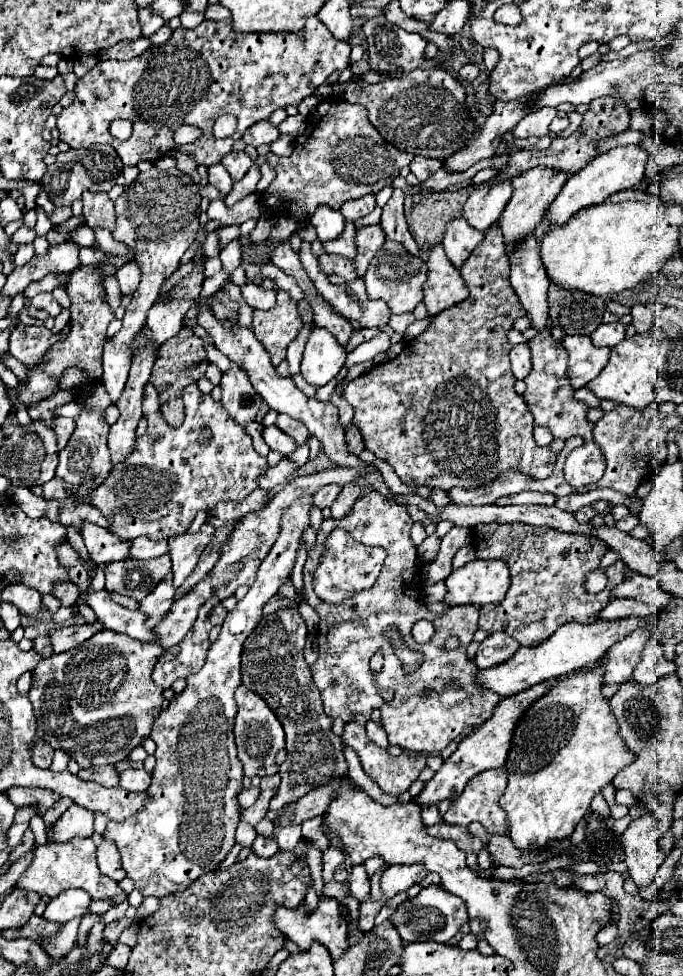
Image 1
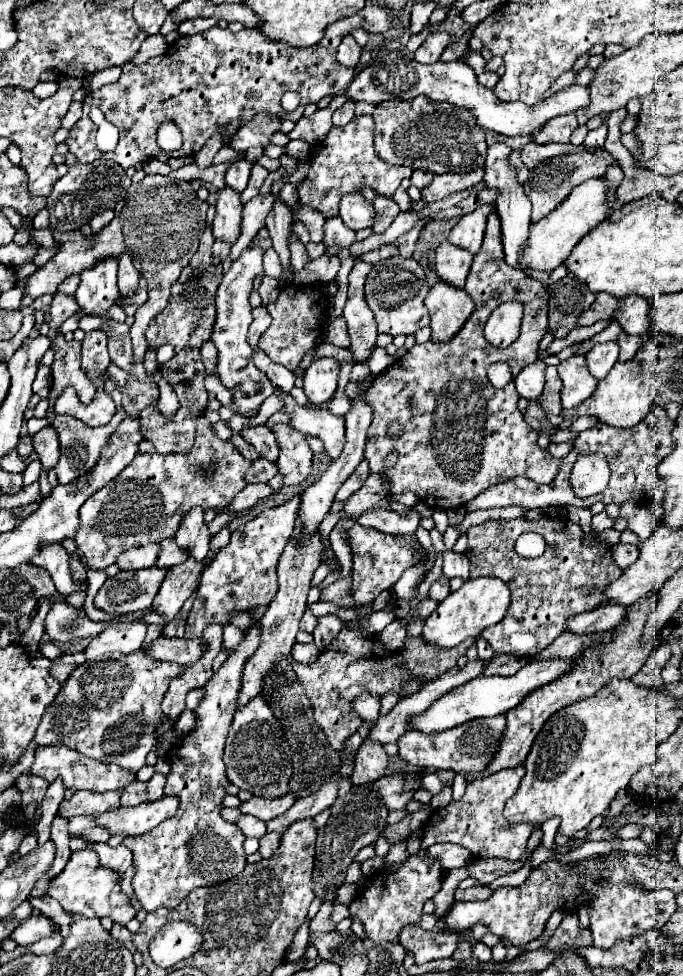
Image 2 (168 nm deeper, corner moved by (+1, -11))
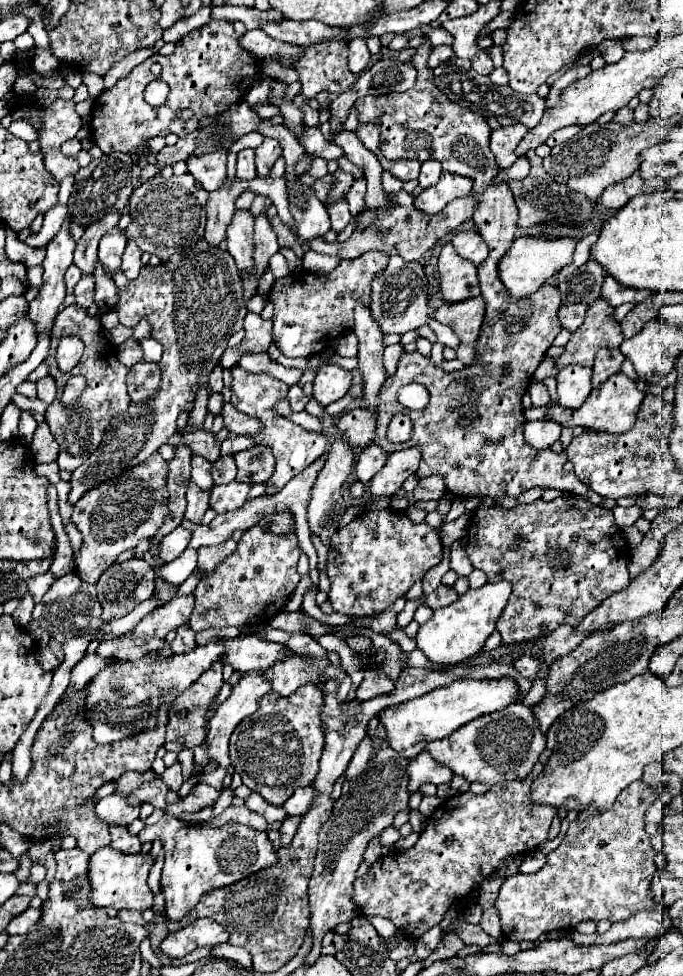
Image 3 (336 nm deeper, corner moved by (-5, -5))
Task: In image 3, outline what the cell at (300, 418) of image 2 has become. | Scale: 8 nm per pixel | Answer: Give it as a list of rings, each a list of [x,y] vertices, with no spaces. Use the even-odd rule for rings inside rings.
[[[354,408],[350,412],[342,412],[336,418],[334,430],[350,444],[350,446],[368,446],[372,444],[374,430],[376,430],[376,418],[370,418],[362,408]]]

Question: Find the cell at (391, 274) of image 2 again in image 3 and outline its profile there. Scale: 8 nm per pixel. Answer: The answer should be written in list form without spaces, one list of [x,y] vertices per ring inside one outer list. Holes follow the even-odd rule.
[[[390,256],[386,268],[382,270],[382,274],[378,274],[378,278],[372,280],[372,304],[370,310],[374,314],[374,320],[380,324],[384,334],[406,334],[410,330],[416,330],[420,326],[430,326],[436,336],[438,342],[442,342],[444,346],[456,346],[458,338],[452,334],[452,330],[440,322],[436,322],[430,314],[428,314],[428,280],[424,274],[424,268],[420,262],[406,262],[400,256]]]

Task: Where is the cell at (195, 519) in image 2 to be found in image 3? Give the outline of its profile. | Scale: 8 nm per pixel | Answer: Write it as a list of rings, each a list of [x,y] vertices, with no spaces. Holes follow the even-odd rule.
[[[190,482],[188,492],[186,492],[186,500],[188,500],[188,506],[186,506],[184,518],[190,520],[190,522],[200,522],[204,512],[210,508],[210,504],[208,504],[210,492],[202,492],[196,484]]]

